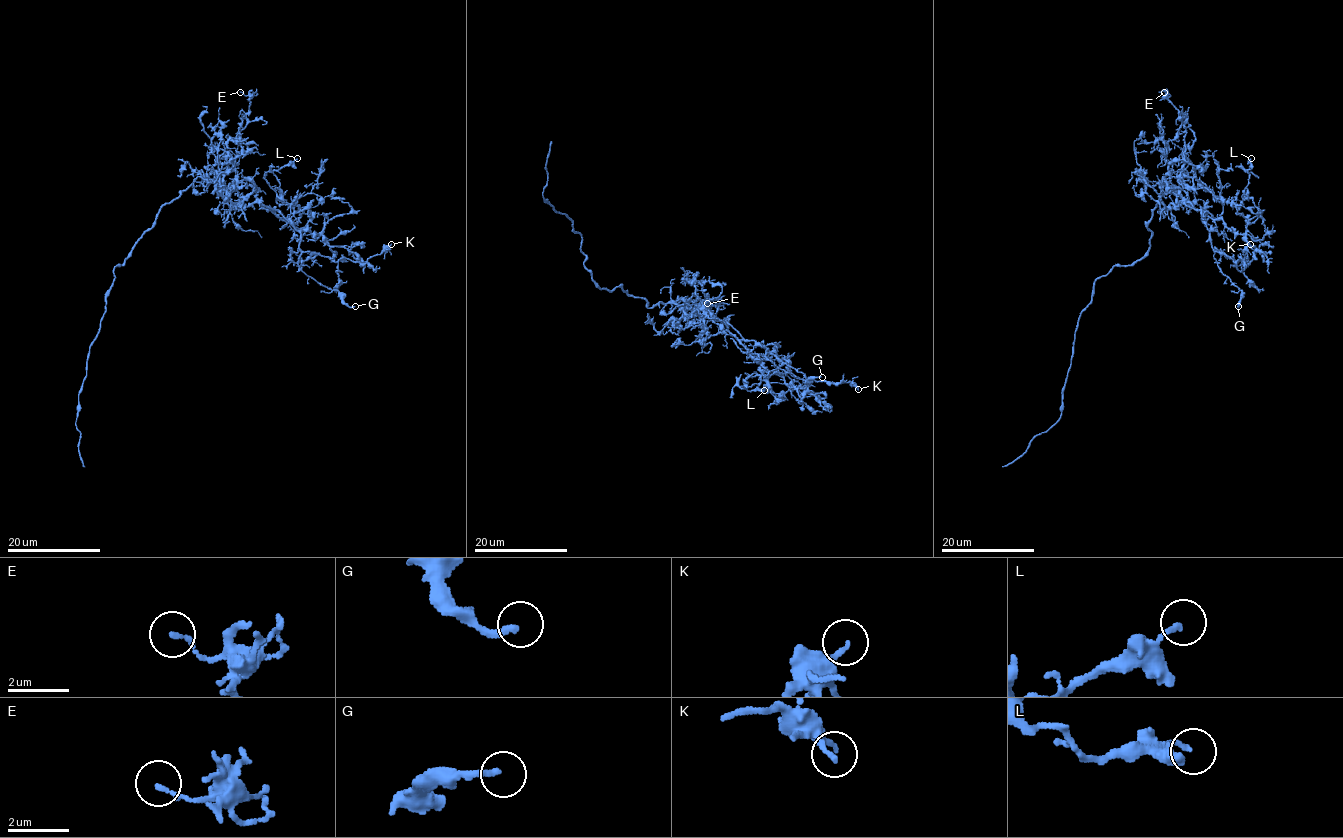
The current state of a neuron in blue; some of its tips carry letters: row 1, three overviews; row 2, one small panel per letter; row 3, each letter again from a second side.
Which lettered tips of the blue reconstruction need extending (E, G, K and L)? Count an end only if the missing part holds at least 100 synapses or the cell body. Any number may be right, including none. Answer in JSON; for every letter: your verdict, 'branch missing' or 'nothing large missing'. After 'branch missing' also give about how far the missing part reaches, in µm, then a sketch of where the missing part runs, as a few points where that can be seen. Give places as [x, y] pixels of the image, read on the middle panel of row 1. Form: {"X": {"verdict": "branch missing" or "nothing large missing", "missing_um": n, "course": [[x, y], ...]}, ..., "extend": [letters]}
{"E": {"verdict": "nothing large missing"}, "G": {"verdict": "nothing large missing"}, "K": {"verdict": "nothing large missing"}, "L": {"verdict": "nothing large missing"}, "extend": []}

